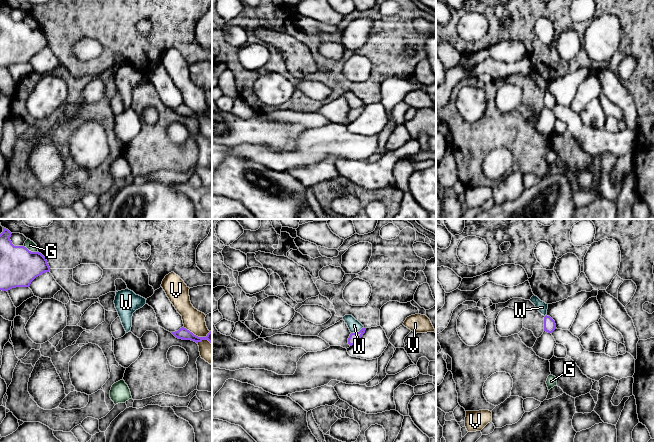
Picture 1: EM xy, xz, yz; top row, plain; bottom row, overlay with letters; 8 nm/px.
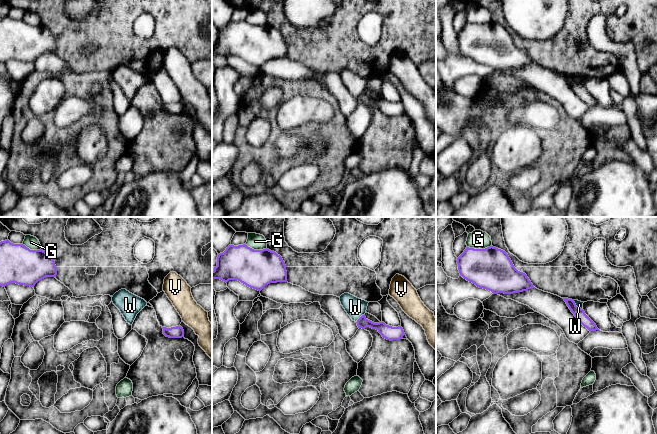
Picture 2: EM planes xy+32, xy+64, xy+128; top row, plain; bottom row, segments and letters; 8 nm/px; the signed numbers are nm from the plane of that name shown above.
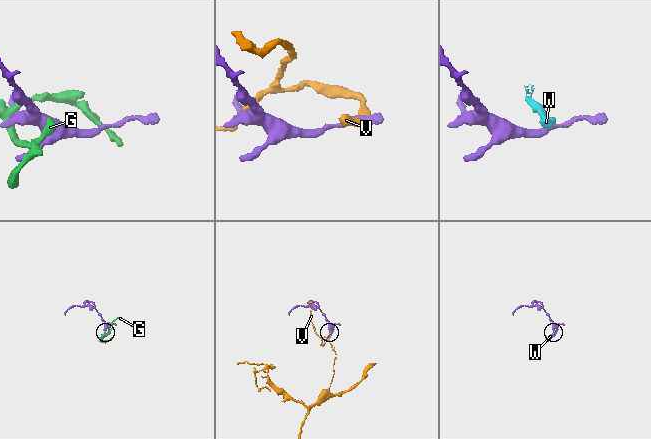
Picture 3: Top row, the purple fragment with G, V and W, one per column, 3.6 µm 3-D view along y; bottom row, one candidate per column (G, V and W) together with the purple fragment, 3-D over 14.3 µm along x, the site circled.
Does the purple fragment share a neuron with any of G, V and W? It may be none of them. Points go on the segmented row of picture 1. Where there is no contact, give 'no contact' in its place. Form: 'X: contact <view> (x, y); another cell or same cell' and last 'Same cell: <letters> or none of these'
G: contact xy (30, 251); another cell
V: contact xy (197, 336); another cell
W: contact xz (357, 332); another cell
Same cell: none of these

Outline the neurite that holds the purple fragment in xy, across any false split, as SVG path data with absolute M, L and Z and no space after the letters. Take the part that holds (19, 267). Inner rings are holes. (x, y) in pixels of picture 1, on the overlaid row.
M3 227L0 234L0 290L8 291L16 287L29 287L41 274L50 271L46 258L39 252L31 252L24 246L14 246L10 240L11 232Z

